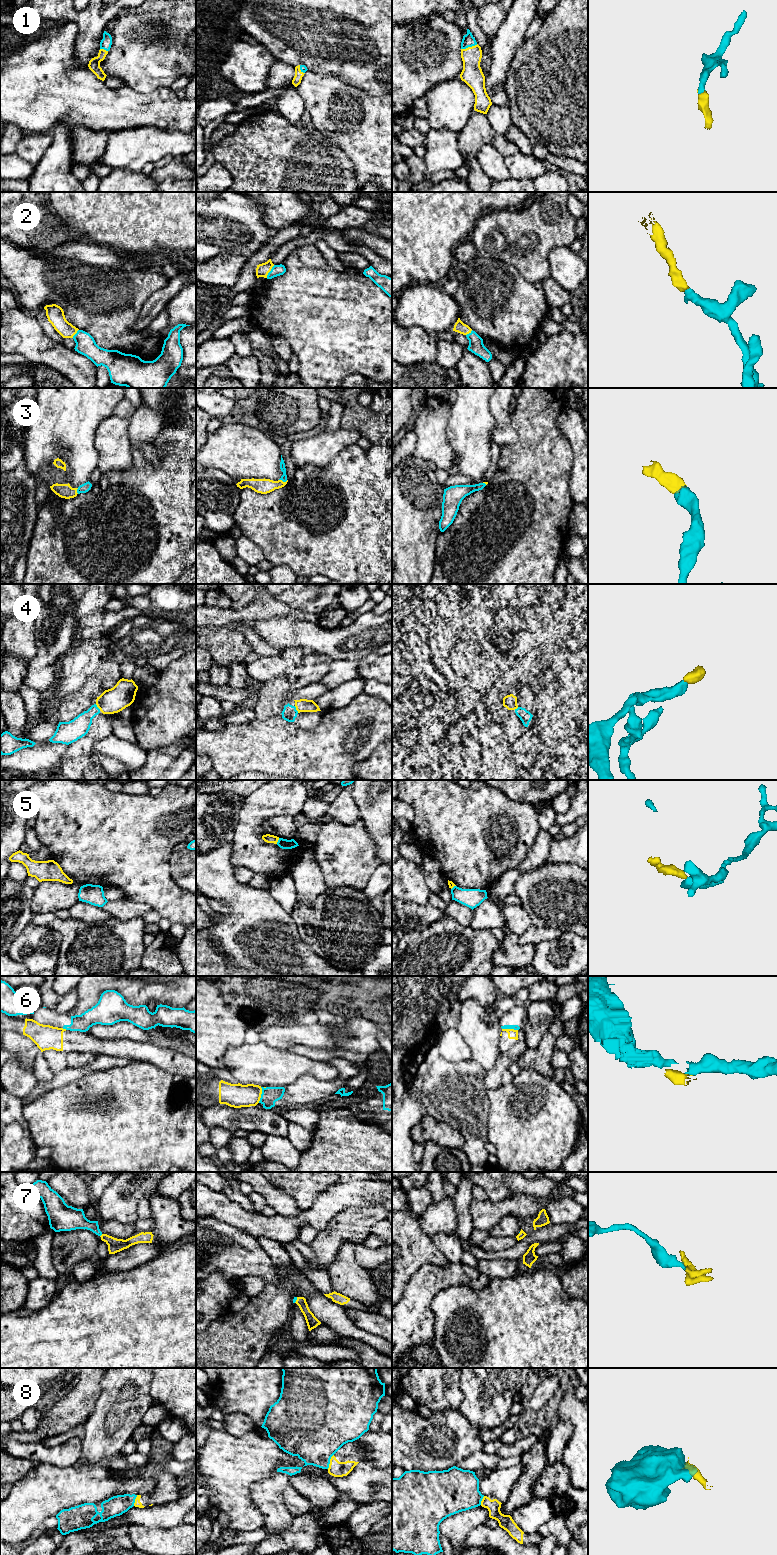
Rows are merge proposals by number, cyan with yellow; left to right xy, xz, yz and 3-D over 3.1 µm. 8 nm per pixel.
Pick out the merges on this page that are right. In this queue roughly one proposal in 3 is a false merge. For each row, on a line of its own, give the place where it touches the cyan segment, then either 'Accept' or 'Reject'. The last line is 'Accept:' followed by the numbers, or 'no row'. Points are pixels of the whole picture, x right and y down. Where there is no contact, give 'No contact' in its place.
1: Touches cyan at yz (469, 46). Accept
2: Touches cyan at xz (270, 271). Accept
3: Touches cyan at xz (283, 481). Accept
4: Touches cyan at xy (97, 707). Accept
5: Touches cyan at xz (278, 841). Reject
6: Touches cyan at xz (262, 1093). Reject
7: Touches cyan at xz (296, 1299). Accept
8: Touches cyan at xz (329, 1461). Reject
Accept: 1, 2, 3, 4, 7

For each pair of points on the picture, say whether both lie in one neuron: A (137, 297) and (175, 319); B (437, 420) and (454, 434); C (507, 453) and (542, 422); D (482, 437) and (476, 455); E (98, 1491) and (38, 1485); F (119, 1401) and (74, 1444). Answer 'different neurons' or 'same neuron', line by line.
A: different neurons
B: different neurons
C: same neuron
D: same neuron
E: same neuron
F: different neurons

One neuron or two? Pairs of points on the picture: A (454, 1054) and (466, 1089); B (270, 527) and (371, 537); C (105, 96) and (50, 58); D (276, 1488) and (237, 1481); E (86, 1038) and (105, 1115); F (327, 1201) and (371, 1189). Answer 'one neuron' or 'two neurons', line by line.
A: two neurons
B: one neuron
C: one neuron
D: two neurons
E: two neurons
F: one neuron

